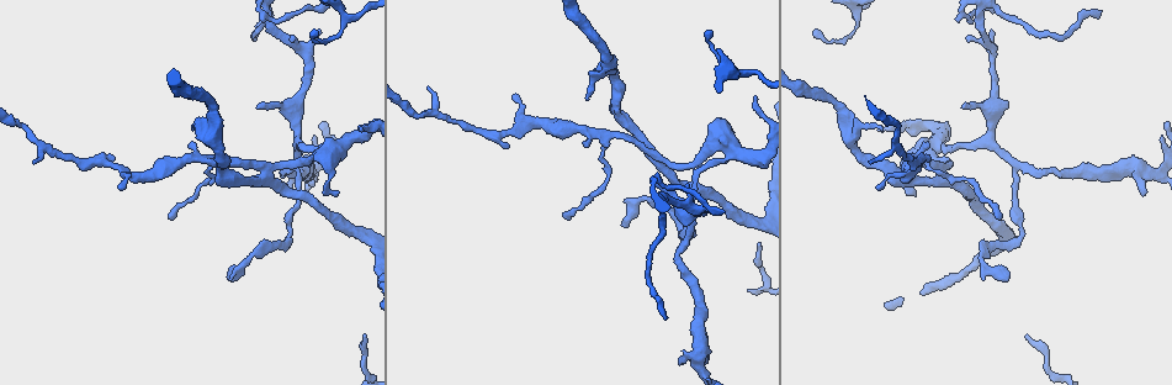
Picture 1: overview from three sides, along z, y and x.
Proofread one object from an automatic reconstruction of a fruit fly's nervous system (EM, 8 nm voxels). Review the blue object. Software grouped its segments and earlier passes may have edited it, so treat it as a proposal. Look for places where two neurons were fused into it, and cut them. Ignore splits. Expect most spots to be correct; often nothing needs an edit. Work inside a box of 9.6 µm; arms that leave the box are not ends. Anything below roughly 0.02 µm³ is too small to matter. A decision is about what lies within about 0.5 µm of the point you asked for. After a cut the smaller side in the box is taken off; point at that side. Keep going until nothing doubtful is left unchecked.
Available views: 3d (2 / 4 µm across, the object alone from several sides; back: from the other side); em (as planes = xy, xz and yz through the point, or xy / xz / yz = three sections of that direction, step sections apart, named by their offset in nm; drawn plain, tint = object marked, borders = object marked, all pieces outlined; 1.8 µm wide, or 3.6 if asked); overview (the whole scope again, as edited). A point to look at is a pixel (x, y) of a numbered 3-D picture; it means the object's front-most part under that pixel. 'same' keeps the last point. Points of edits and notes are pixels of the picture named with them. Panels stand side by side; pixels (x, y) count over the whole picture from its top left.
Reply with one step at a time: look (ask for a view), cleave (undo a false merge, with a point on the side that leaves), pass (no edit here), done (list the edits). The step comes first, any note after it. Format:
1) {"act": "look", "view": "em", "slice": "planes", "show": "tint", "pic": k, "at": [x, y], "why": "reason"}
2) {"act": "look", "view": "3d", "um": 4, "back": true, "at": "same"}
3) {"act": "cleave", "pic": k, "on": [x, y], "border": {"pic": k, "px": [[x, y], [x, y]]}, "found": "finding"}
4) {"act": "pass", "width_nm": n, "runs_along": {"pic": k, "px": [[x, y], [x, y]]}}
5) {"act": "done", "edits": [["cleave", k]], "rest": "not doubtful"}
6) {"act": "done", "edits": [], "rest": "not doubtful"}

{"act": "look", "view": "em", "slice": "planes", "show": "plain", "pic": 1, "at": [609, 135], "why": "three-way junction"}

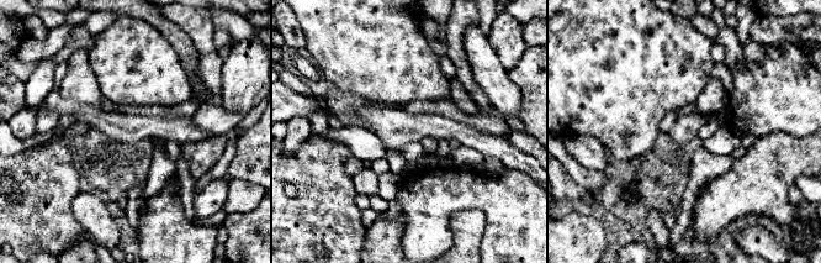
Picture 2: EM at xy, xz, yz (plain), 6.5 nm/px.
{"act": "look", "view": "em", "slice": "planes", "show": "borders", "at": "same"}

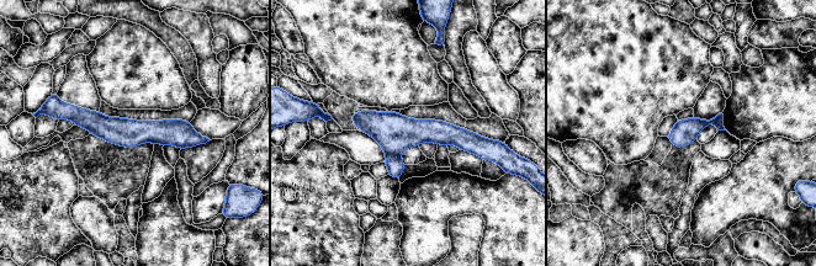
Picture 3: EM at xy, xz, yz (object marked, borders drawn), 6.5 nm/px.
{"act": "pass", "runs_along": {"pic": 3, "px": [[61, 115], [202, 141]]}, "found": "all the same neuron"}

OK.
{"act": "look", "view": "3d", "um": 2, "pic": 1, "at": [269, 166], "why": "four arms meet"}

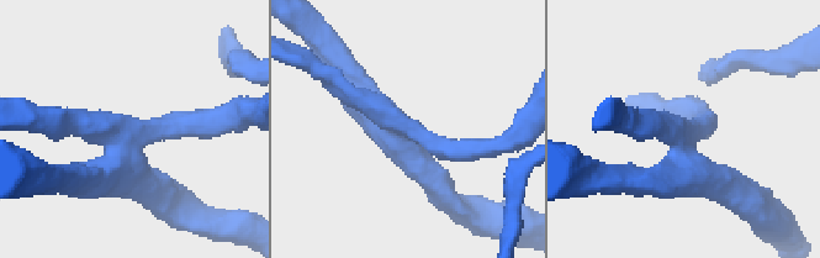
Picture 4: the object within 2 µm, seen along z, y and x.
{"act": "look", "view": "em", "um": 3.6, "slice": "planes", "show": "tint", "pic": 4, "at": [128, 131], "why": "now the EM"}

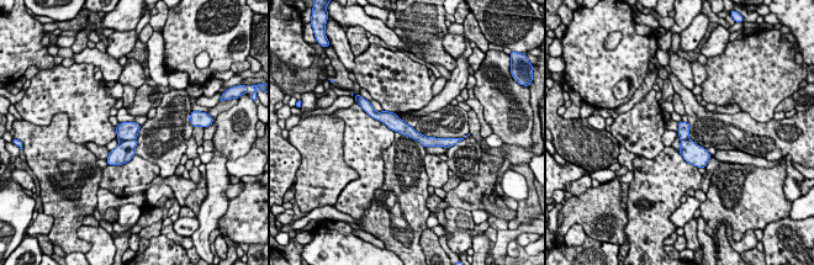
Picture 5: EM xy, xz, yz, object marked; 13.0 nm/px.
{"act": "pass", "found": "one neuron here"}

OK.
{"act": "look", "view": "em", "slice": "planes", "show": "tint", "pic": 1, "at": [137, 178]}

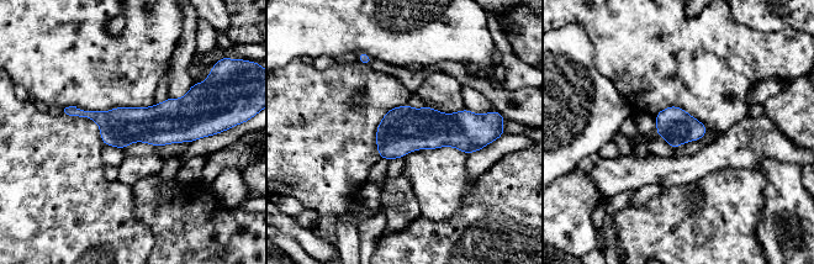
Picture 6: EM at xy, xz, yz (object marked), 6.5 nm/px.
{"act": "pass", "runs_along": {"pic": 6, "px": [[68, 110], [112, 123], [202, 123]]}, "found": "one neuron here"}

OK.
{"act": "done", "edits": [], "rest": "not doubtful"}

